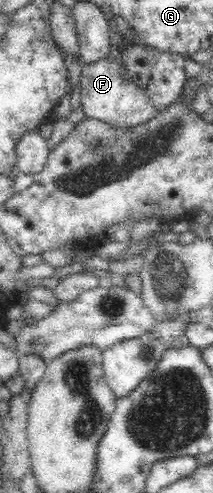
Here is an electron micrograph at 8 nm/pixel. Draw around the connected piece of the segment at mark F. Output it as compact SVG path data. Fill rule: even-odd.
M104 57L95 62L83 64L79 85L80 103L85 117L95 119L110 127L130 129L130 127L144 125L158 113L144 92L123 76L119 64L113 59Z

